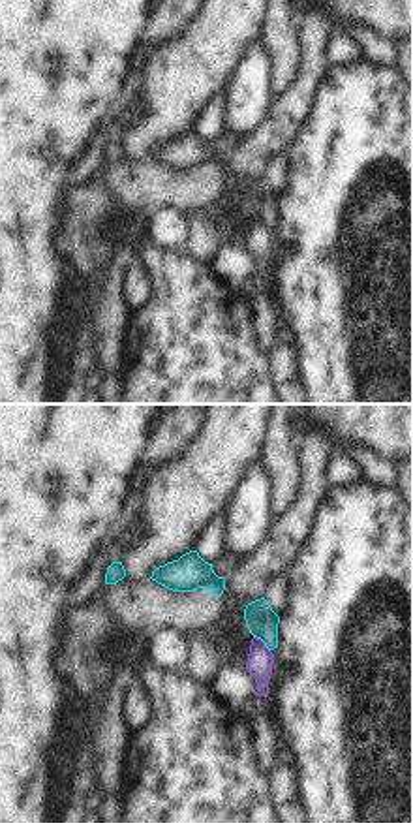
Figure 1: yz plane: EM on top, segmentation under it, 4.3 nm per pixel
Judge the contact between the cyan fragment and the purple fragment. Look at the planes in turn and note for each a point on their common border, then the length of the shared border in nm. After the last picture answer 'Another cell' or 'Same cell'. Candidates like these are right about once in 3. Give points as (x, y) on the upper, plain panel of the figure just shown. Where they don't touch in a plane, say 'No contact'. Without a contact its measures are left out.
Touches cyan at (263, 220). Shared border 100 nm.

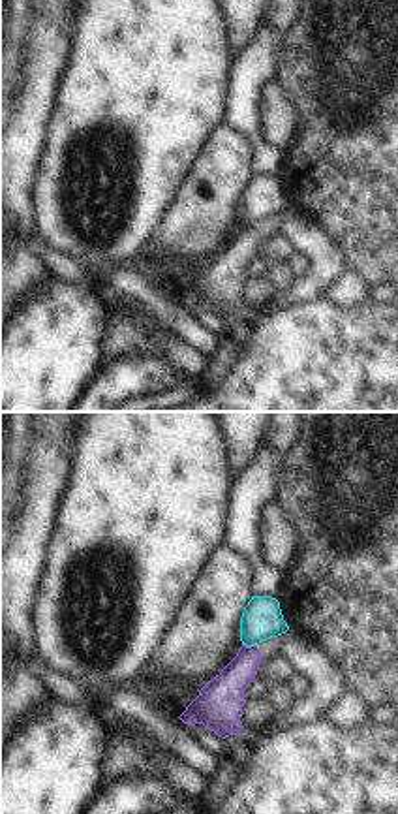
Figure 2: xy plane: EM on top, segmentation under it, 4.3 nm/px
Touches cyan at (246, 224). Shared border 40 nm.

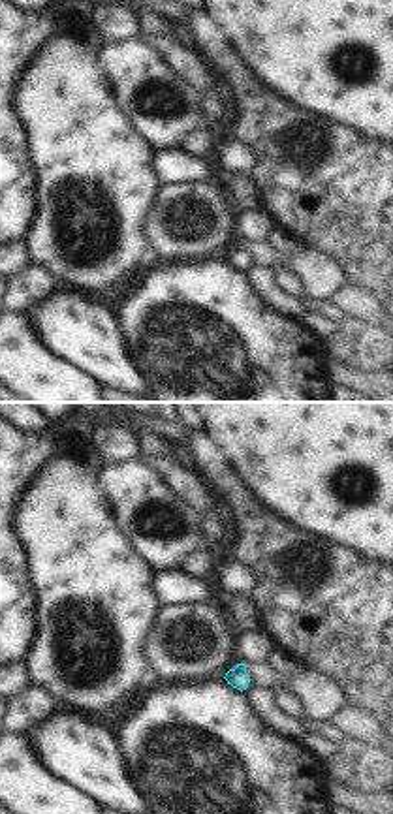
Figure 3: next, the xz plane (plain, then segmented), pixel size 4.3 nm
Touches cyan at (235, 247). Shared border 40 nm.

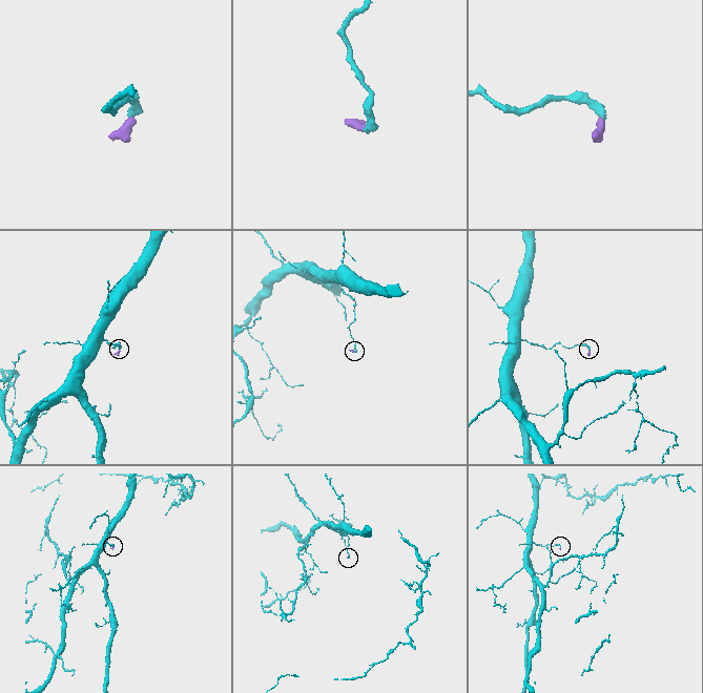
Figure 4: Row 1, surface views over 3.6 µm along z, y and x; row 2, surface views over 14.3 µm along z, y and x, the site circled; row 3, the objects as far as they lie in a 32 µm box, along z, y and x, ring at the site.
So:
Another cell.

